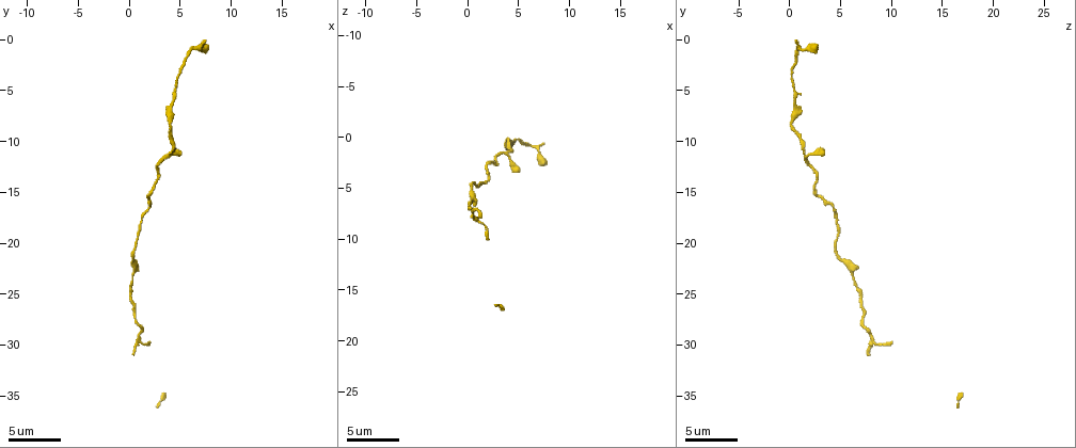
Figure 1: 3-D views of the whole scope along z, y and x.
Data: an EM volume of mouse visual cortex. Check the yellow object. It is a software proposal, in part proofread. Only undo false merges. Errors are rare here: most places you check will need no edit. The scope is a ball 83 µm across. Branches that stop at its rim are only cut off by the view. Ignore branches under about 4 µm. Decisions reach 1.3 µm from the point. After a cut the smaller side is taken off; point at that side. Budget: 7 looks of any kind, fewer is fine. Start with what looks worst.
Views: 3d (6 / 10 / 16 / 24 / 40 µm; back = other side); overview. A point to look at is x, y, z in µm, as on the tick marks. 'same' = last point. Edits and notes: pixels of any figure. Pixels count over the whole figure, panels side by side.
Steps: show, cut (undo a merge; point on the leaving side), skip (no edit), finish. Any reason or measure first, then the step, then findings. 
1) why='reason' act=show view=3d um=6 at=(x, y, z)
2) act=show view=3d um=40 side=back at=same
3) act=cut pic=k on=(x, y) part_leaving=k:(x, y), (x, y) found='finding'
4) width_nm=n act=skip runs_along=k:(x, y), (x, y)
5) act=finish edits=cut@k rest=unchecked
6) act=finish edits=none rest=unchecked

act=show view=3d um=6 at=(6.2, 0.8, 0.6)

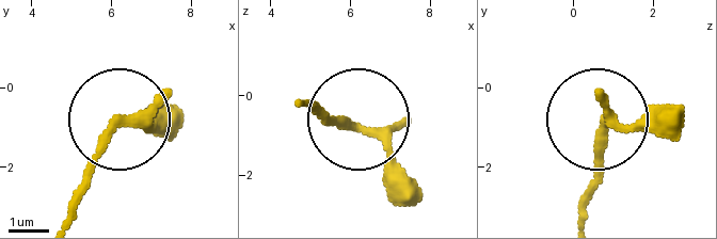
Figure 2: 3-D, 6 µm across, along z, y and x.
why='other side' act=show view=3d um=6 side=back at=(6.25, 0.95, 0.85)

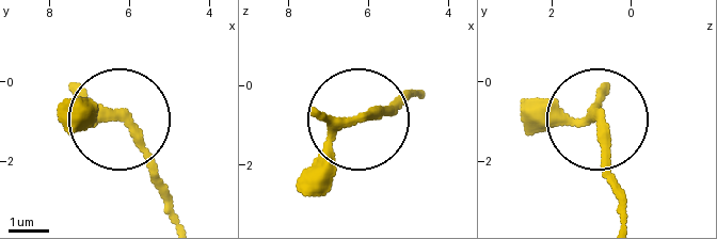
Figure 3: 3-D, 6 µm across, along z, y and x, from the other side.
arms=3 act=skip found='continuous, no second neuron'

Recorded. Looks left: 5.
act=show view=3d um=16 at=(0.8, 19.0, 4.6)

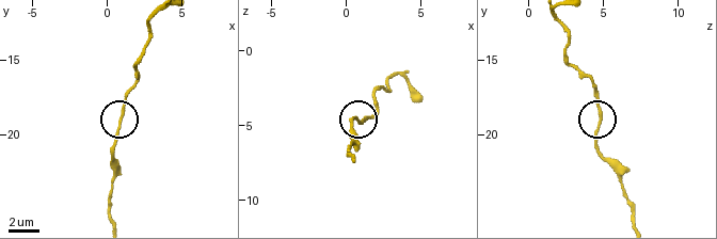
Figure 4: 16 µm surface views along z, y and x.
side_arm_um=25 act=skip found='continuous, no second neuron'

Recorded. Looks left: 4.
why='narrows sharply' act=show view=3d um=16 at=(4.2, 8.6, 0.2)

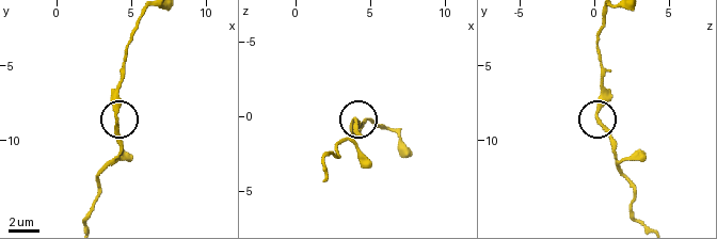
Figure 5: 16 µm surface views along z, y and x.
act=show view=3d um=16 side=back at=(4.0, 8.6, 0.4)

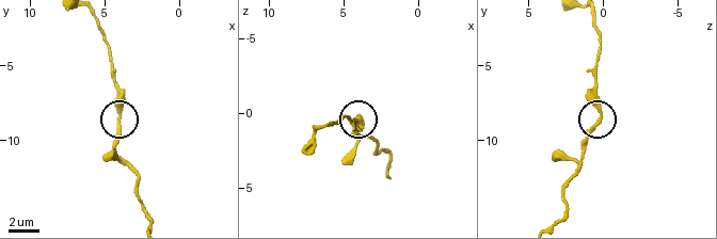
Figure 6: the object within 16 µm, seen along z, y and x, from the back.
act=skip found='all the same neuron'

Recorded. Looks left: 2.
why='narrows sharply' act=show view=3d um=10 at=(2.6, 14.0, 2.4)

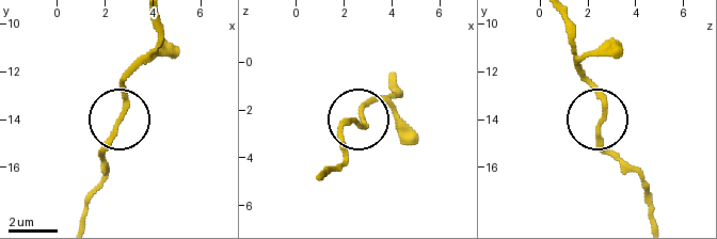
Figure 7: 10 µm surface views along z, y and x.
act=skip found='one neuron here'

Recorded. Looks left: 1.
act=finish edits=none rest=unchecked

